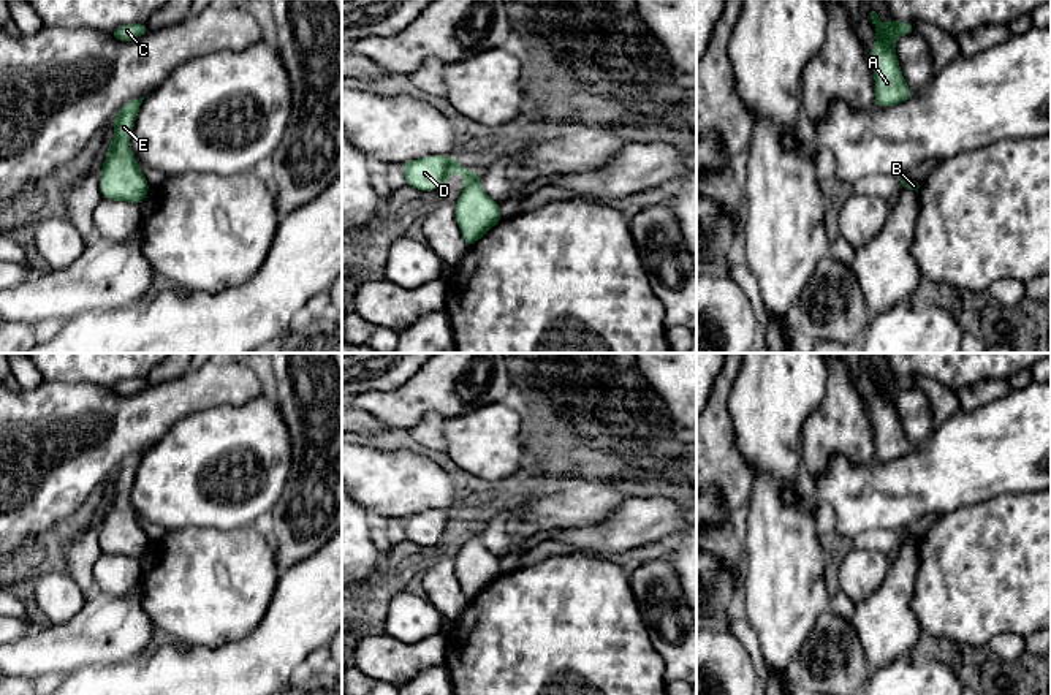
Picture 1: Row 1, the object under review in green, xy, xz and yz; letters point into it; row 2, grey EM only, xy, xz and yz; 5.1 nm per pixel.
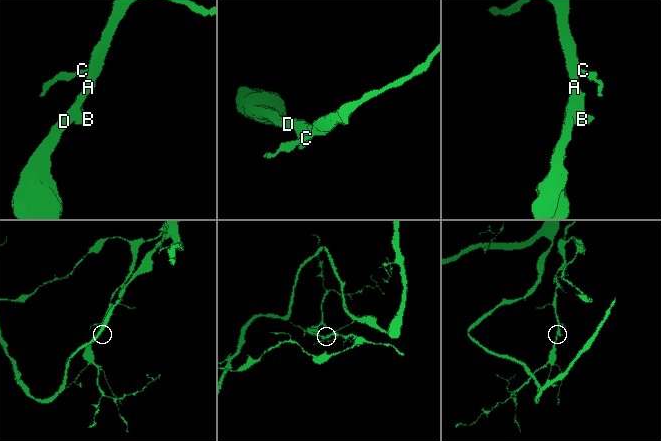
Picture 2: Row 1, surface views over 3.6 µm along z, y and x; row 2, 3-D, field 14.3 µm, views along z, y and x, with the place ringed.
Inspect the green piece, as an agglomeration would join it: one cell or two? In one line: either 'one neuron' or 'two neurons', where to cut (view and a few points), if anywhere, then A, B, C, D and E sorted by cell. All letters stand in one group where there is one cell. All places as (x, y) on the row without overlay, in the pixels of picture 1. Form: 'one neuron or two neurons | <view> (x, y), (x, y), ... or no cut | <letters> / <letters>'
one neuron | no cut | A B C D E

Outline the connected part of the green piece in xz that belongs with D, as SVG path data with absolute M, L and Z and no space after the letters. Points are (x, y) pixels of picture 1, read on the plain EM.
M431 510L400 518L405 538L423 546L443 540L454 527L464 530L465 540L456 557L456 576L469 602L502 576L500 557L494 556L480 538L476 526L464 524L454 511Z

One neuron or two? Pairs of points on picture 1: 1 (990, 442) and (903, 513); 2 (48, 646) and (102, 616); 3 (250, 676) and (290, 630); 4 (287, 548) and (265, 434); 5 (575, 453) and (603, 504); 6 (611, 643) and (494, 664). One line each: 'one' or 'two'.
1: one
2: one
3: one
4: two
5: two
6: one

